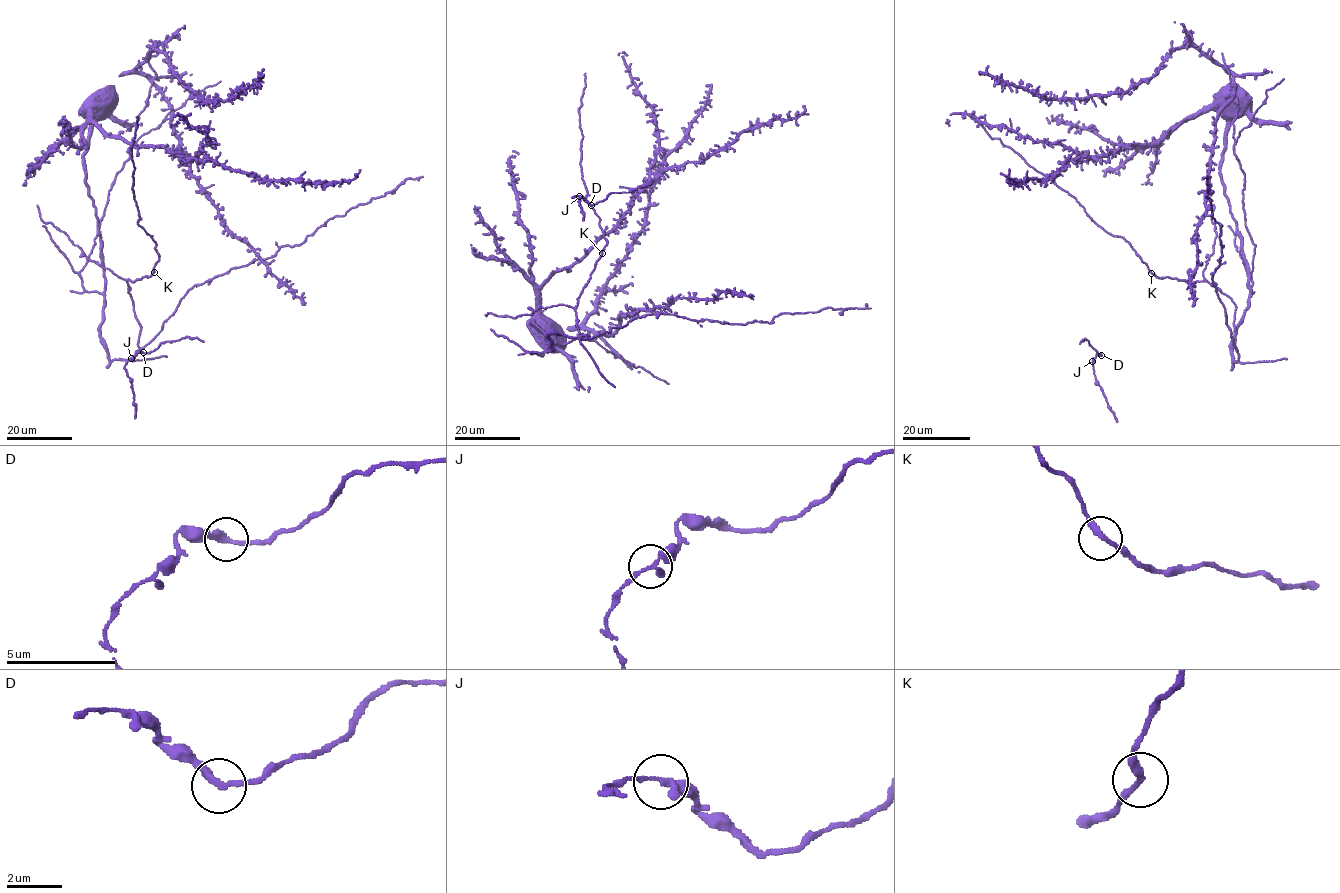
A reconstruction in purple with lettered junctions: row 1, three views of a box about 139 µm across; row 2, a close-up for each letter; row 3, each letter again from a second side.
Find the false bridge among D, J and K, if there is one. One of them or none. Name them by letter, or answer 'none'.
none

